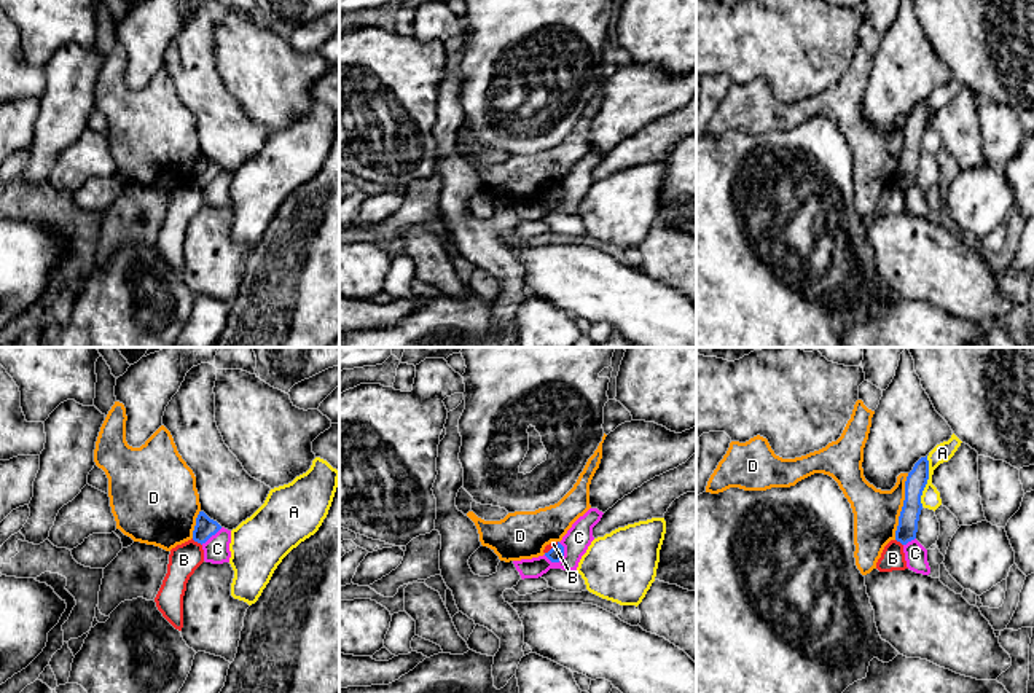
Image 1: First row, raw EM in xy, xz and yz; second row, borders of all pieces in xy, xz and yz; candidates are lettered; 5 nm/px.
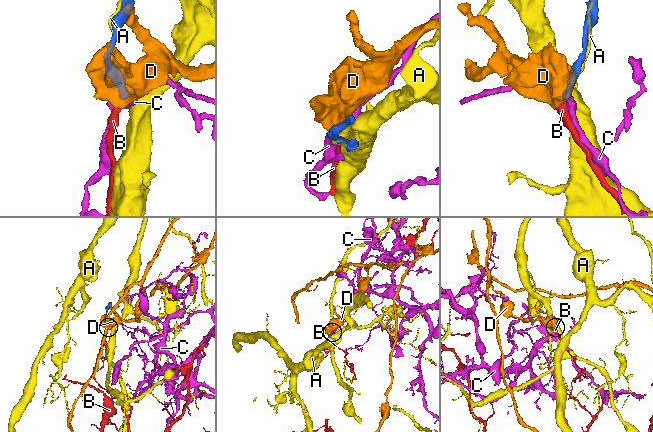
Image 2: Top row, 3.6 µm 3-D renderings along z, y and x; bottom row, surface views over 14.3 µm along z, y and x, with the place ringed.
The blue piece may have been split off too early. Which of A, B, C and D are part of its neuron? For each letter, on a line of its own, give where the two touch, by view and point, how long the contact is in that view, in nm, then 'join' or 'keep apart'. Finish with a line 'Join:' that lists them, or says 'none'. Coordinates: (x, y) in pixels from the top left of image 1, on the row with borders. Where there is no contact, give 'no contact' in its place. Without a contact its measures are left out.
A: contact yz (926, 481); length 260 nm; keep apart
B: contact xy (196, 540); length 70 nm; keep apart
C: contact xz (558, 561); length 120 nm; keep apart
D: contact yz (902, 507); length 340 nm; keep apart
Join: none

